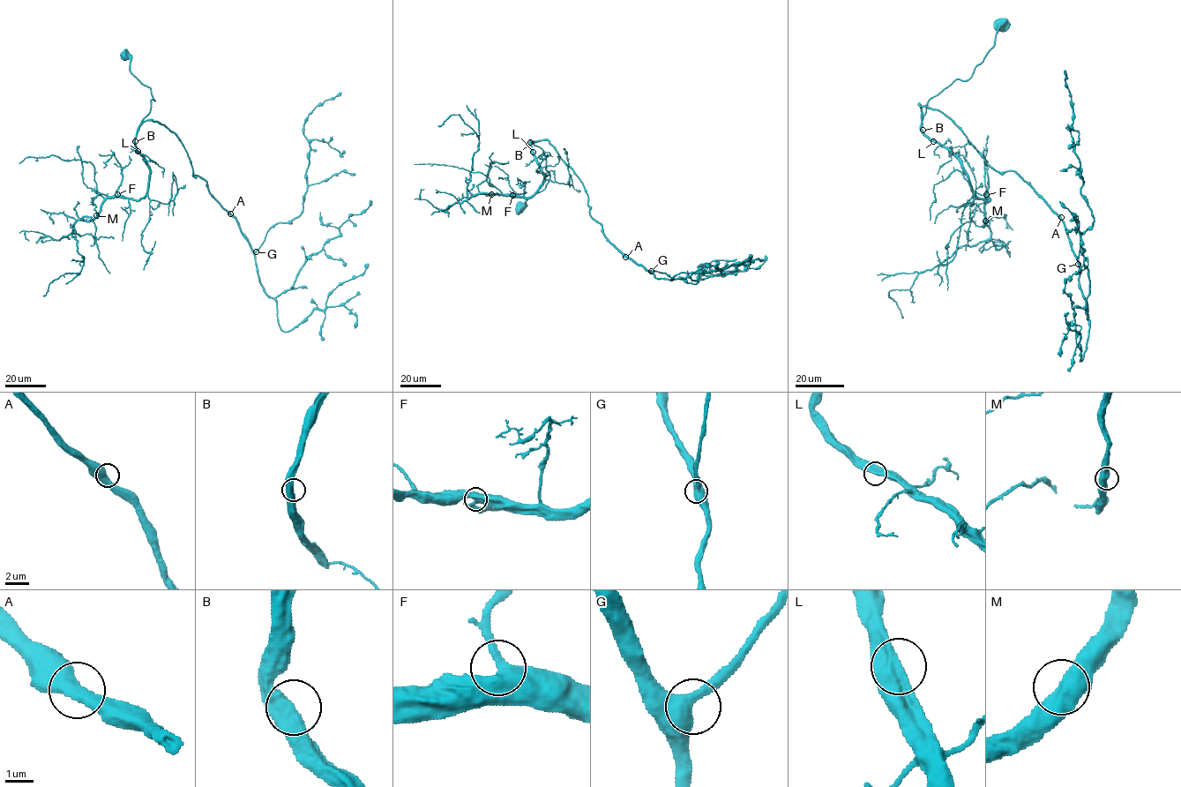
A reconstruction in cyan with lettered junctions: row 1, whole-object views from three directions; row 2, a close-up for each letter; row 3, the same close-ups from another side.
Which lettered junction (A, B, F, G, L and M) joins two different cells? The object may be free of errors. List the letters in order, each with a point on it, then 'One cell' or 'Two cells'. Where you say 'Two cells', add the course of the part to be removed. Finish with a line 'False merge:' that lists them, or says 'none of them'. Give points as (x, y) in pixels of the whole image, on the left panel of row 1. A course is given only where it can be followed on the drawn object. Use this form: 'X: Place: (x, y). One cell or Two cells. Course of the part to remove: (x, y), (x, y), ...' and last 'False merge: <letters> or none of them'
A: Place: (230, 213). One cell
B: Place: (135, 141). One cell
F: Place: (117, 194). One cell
G: Place: (256, 251). One cell
L: Place: (138, 151). One cell
M: Place: (96, 215). One cell
False merge: none of them

